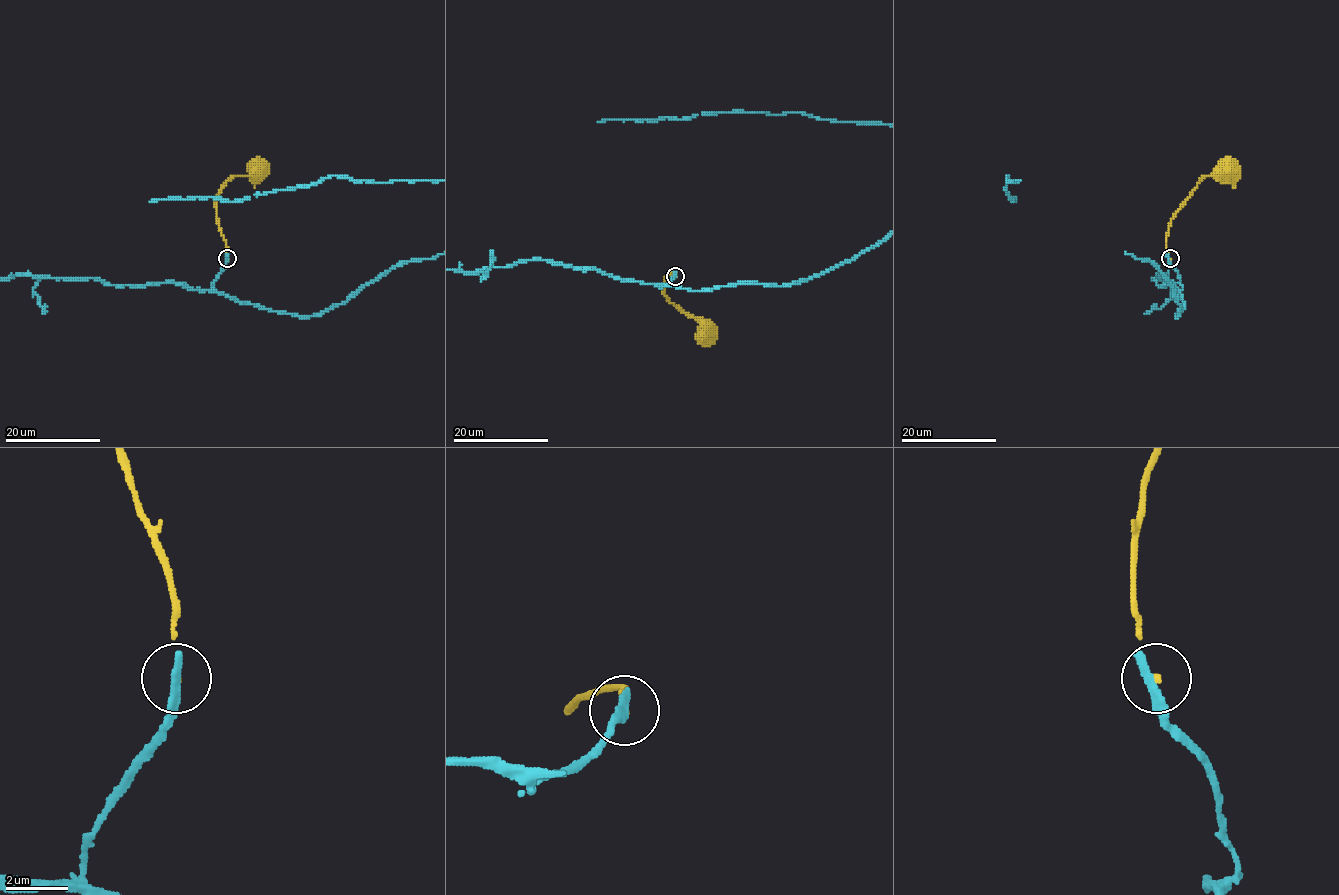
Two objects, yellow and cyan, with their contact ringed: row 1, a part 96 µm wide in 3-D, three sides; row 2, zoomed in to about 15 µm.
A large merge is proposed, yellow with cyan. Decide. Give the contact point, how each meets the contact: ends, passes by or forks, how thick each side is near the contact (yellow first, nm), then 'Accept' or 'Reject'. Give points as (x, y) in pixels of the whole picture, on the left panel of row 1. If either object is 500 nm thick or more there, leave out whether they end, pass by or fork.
Place: (227, 258). At the ring yellow ends. At the ring cyan ends. Thickness 110 nm (yellow) against 360 nm. Reject

